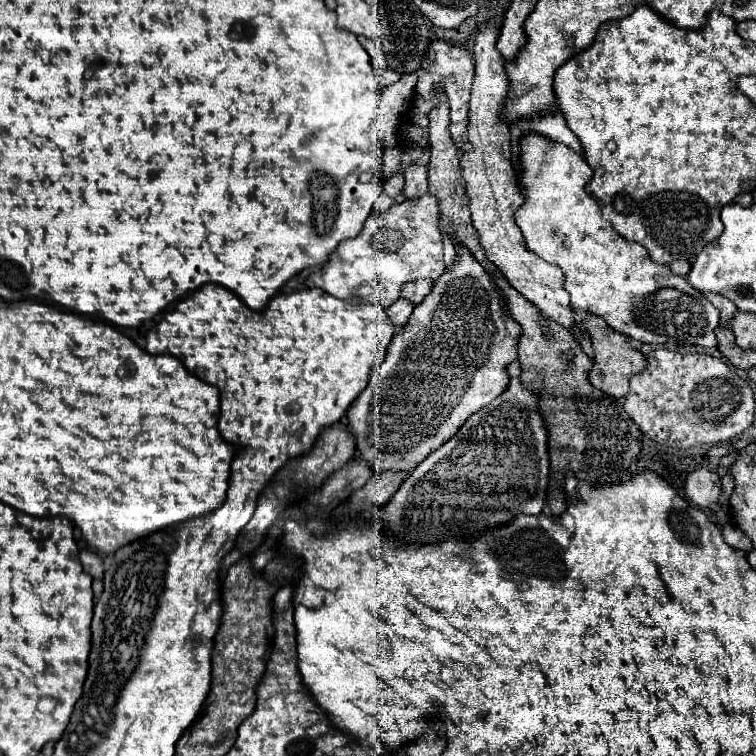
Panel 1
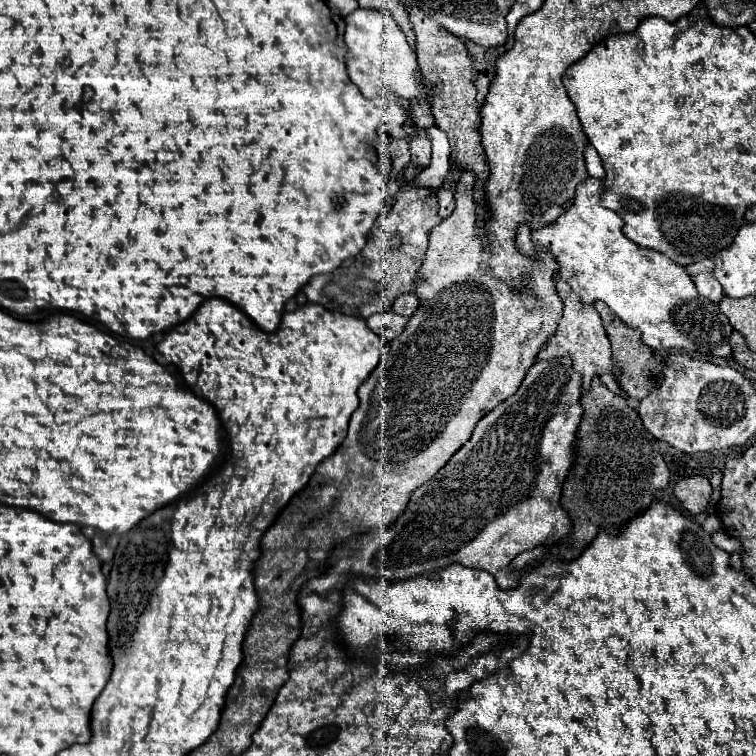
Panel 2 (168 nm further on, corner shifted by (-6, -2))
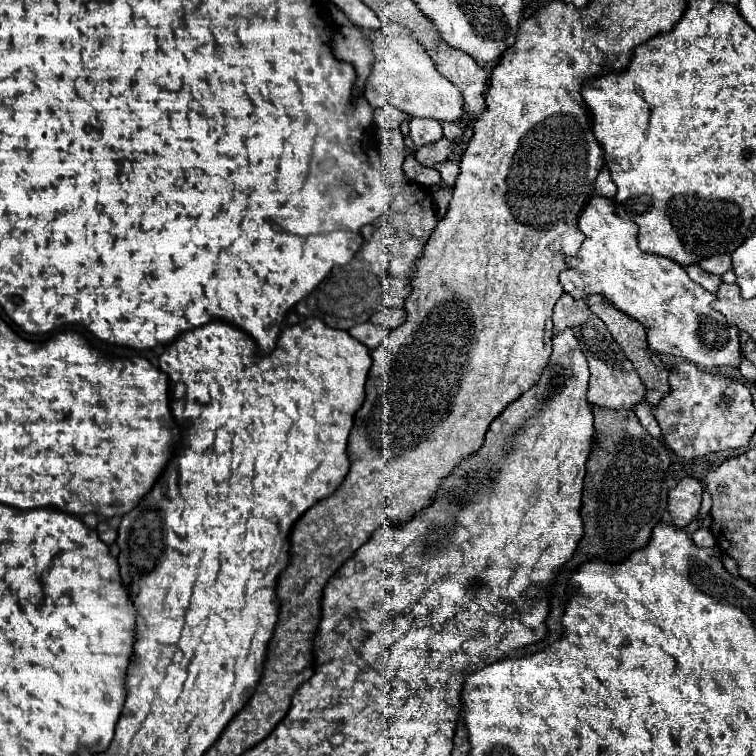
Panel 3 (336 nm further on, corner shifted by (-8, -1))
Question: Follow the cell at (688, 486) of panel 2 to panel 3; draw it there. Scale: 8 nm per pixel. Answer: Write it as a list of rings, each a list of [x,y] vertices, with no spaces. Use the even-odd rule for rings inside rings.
[[[686,476],[668,494],[668,512],[676,528],[686,528],[698,514],[702,500],[702,486],[696,478]]]

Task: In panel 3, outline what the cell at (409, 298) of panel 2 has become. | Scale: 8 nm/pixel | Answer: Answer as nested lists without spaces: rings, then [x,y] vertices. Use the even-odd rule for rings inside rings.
[[[390,308],[390,310],[382,310],[380,314],[374,314],[370,318],[370,322],[378,324],[386,330],[394,330],[394,328],[398,328],[398,324],[402,324],[404,318],[406,318],[406,312],[402,308],[394,308],[394,310]]]

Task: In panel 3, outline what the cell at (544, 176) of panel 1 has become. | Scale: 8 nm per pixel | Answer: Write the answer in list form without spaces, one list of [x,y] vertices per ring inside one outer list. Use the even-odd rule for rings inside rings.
[[[602,196],[590,198],[580,214],[578,226],[586,240],[578,256],[560,272],[564,292],[578,300],[594,292],[610,298],[618,310],[644,324],[652,352],[680,356],[700,368],[740,364],[742,350],[738,328],[726,326],[724,316],[712,308],[716,296],[706,292],[700,284],[694,284],[678,262],[642,252],[636,242],[638,226],[630,220],[622,220],[612,200]]]

